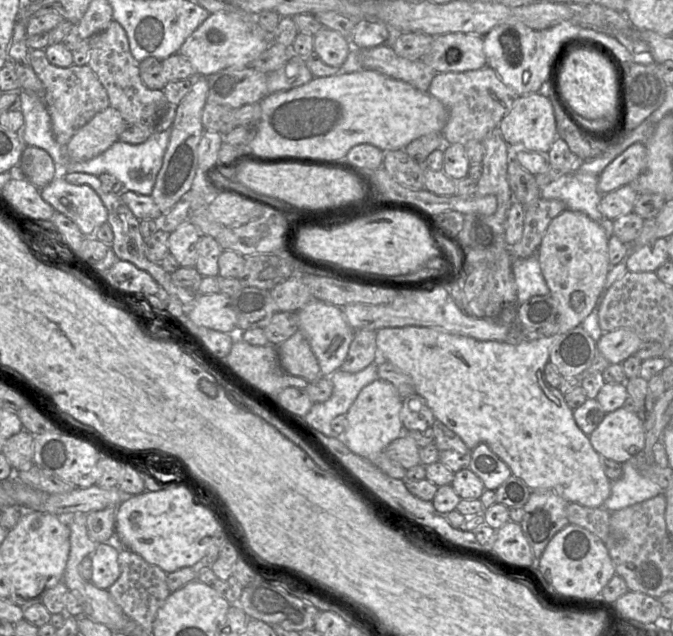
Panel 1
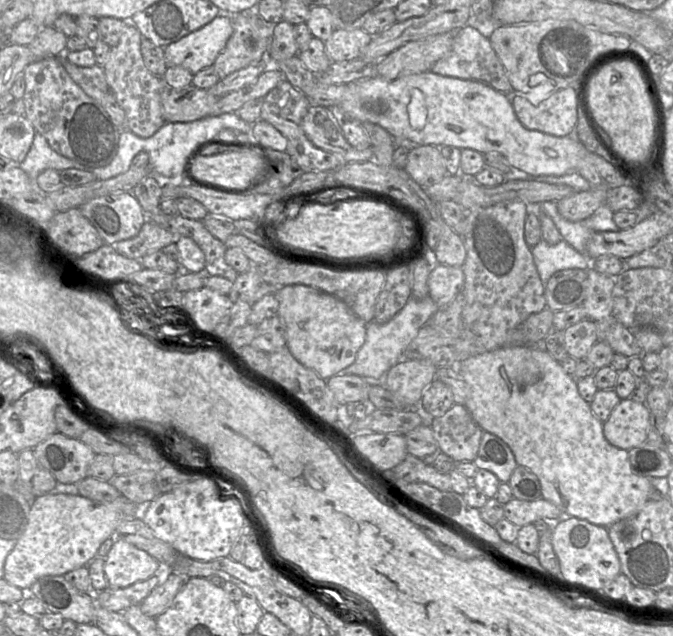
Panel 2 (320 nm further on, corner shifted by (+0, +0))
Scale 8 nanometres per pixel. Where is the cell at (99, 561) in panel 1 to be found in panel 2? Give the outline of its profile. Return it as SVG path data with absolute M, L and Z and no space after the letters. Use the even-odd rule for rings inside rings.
M116 539L105 557L108 586L125 588L147 580L163 570L162 564L147 552L123 539Z

